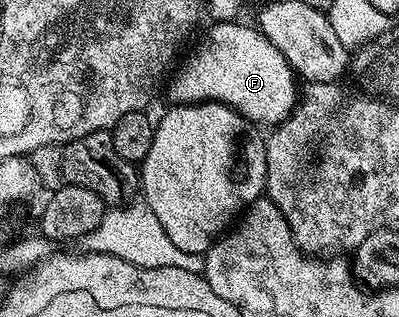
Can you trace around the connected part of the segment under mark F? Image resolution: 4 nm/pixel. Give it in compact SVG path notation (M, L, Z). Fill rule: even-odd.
M242 22L214 23L213 29L202 38L197 44L197 49L185 60L185 65L172 73L169 84L170 105L179 104L201 104L204 102L214 102L225 104L229 108L234 108L239 115L254 125L269 124L276 126L282 124L284 120L293 112L293 107L299 103L299 80L295 75L292 65L289 64L285 55L268 40L261 29L256 26L241 24Z

